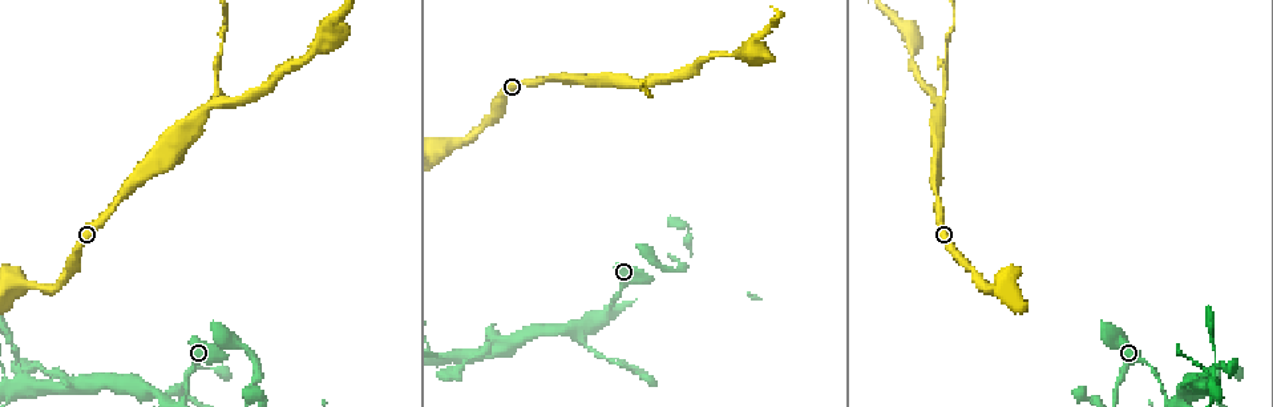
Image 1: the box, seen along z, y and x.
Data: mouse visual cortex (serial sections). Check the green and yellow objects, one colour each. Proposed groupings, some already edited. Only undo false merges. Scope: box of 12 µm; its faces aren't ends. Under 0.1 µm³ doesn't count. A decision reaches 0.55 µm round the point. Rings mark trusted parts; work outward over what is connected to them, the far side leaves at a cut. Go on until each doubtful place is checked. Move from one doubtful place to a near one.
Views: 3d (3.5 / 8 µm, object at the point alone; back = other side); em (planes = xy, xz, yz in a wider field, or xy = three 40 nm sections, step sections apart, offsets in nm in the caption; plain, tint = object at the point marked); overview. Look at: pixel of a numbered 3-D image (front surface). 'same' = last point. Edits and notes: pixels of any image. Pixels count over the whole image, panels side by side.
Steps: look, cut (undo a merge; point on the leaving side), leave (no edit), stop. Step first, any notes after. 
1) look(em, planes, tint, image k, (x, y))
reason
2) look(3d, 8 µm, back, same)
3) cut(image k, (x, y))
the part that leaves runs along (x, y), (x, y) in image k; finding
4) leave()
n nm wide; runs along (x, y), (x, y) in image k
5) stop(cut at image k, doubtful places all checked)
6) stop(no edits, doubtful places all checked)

look(3d, 8 µm, image 1, (574, 330))
three-way junction

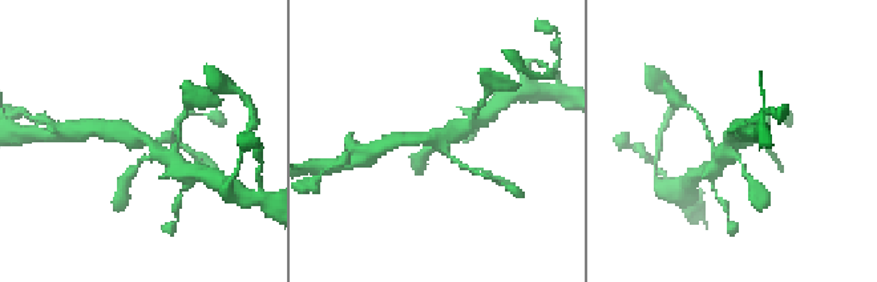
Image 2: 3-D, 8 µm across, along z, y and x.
look(3d, 3.5 µm, image 2, (437, 143))
closer look

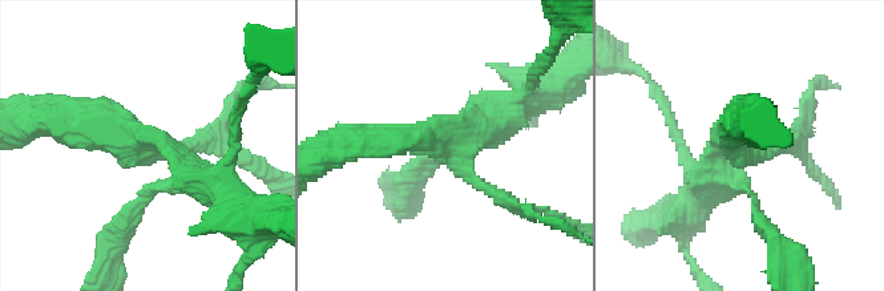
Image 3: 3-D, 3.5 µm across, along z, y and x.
look(em, xy, step 3, tint, image 3, (742, 147))
3 arms; arms of 150, 350, 400 nm

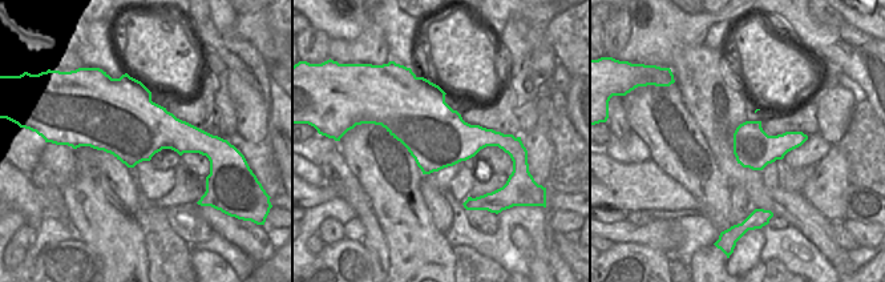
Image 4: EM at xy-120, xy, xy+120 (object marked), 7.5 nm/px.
leave()
runs along (212, 181), (166, 144), (60, 120) in image 3; one cell here

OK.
look(3d, 3.5 µm, image 1, (21, 388))
looks like a crossing

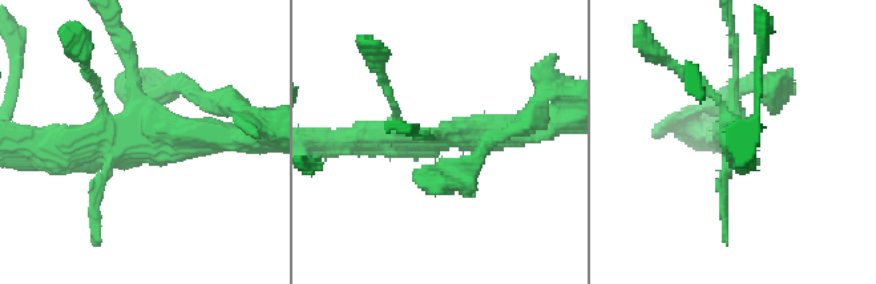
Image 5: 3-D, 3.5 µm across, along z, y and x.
look(em, xy, step 5, tint, image 5, (446, 136))

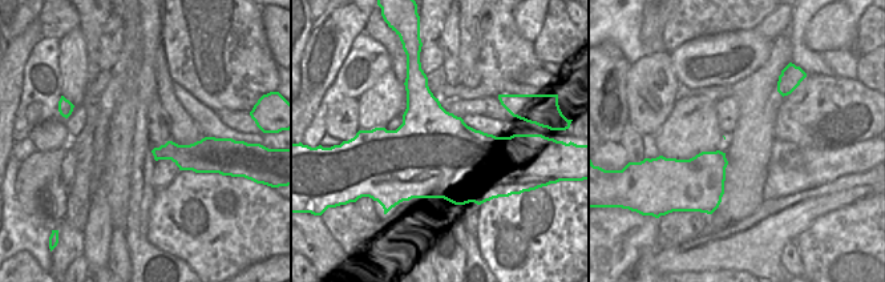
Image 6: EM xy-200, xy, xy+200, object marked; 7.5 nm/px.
leave()
650 nm wide; runs along (231, 137), (109, 133), (97, 92) in image 5; all the same cell

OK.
look(3d, 8 µm, image 1, (638, 83))
side arm on a straight run

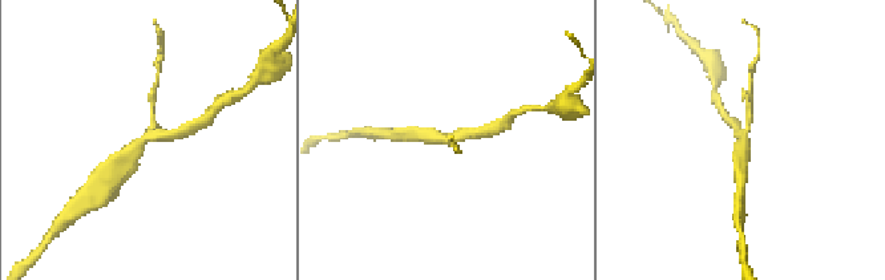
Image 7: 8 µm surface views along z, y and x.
look(3d, 3.5 µm, image 7, (150, 137))

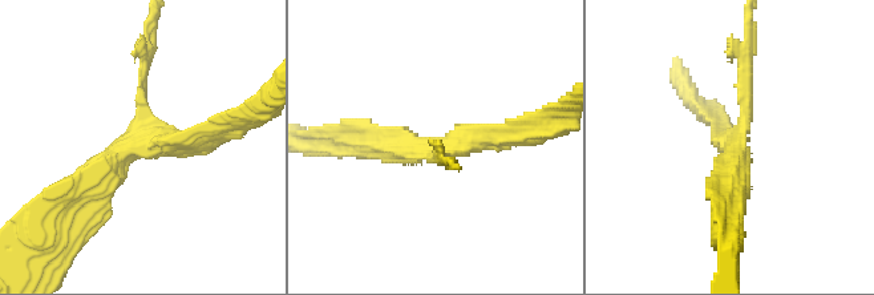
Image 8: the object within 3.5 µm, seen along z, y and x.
look(em, xy, step 3, tint, image 8, (735, 147))
3 arms; arms of 150, 250, 400 nm; shape alone is not enough

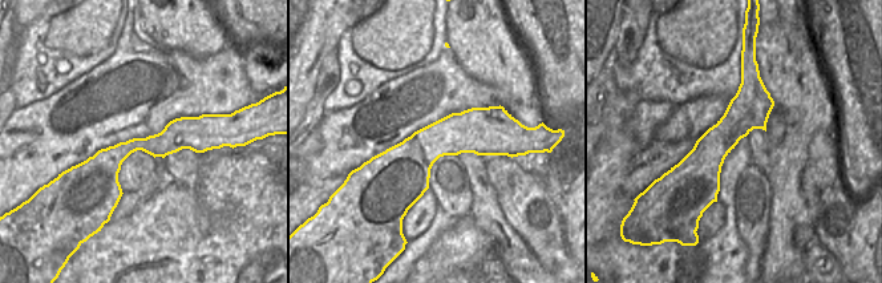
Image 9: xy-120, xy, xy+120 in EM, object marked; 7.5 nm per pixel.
leave()
runs along (506, 132), (372, 166) in image 9; continuous, no second cell

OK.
stop(no edits, doubtful places all checked)

